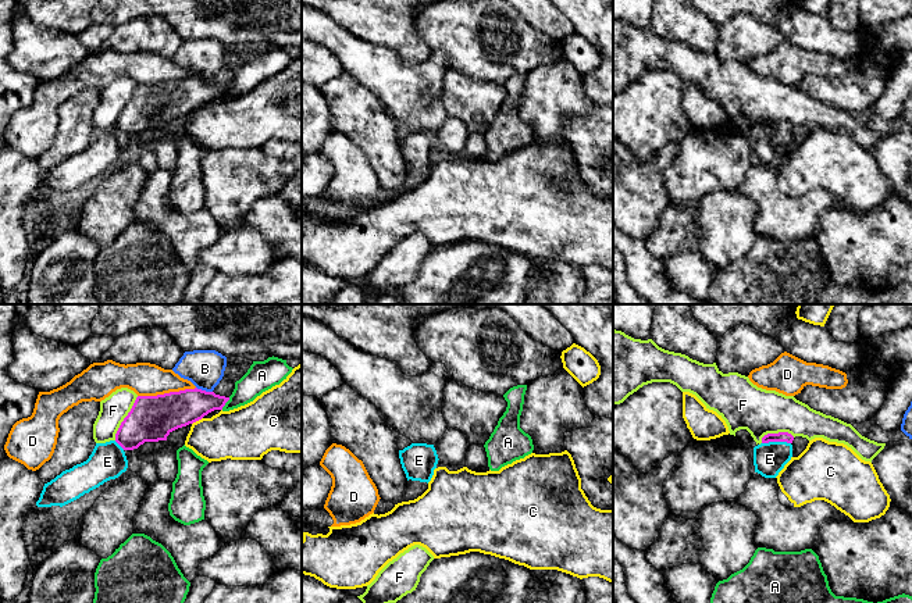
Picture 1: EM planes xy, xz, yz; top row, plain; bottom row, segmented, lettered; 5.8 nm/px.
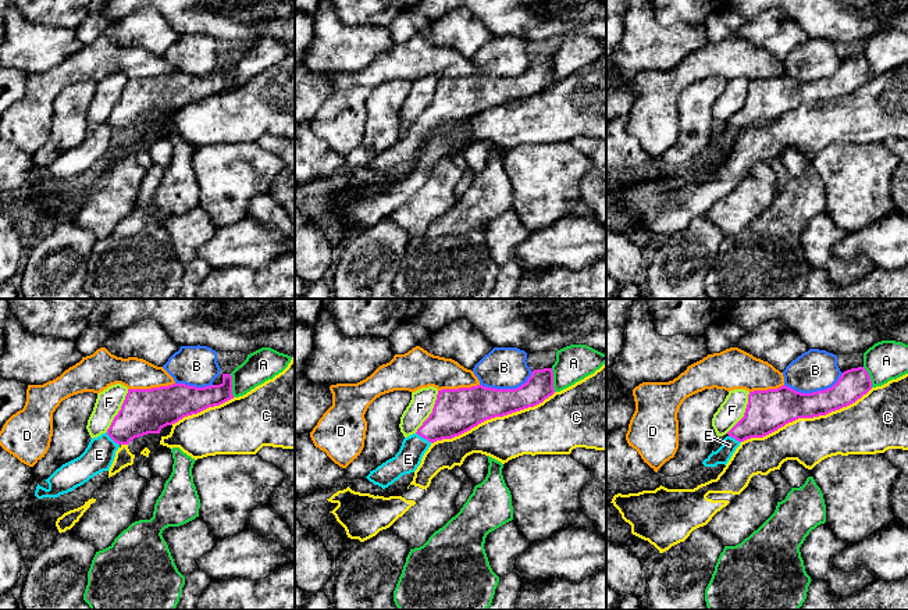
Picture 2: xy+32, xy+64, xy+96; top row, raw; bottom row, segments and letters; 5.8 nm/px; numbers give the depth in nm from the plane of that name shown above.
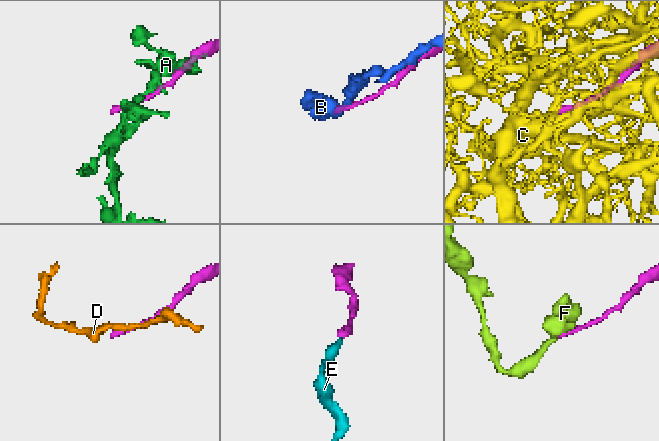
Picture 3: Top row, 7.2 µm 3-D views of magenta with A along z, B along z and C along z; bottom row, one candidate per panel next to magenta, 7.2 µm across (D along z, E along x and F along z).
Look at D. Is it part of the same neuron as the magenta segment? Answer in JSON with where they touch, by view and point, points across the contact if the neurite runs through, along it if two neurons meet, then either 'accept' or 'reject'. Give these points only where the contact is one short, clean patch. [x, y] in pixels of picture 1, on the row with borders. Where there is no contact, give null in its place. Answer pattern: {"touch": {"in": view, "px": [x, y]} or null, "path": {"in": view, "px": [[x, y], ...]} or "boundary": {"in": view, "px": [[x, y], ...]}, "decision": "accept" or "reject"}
{"touch": {"in": "xy", "px": [166, 393]}, "decision": "reject"}

